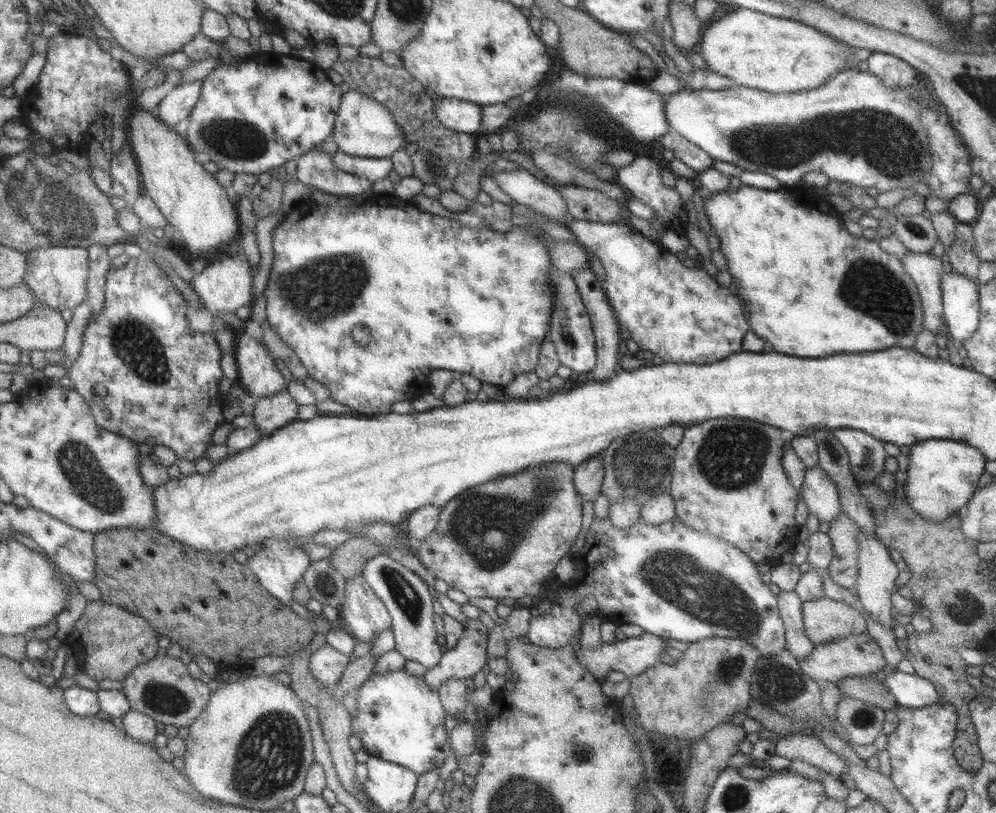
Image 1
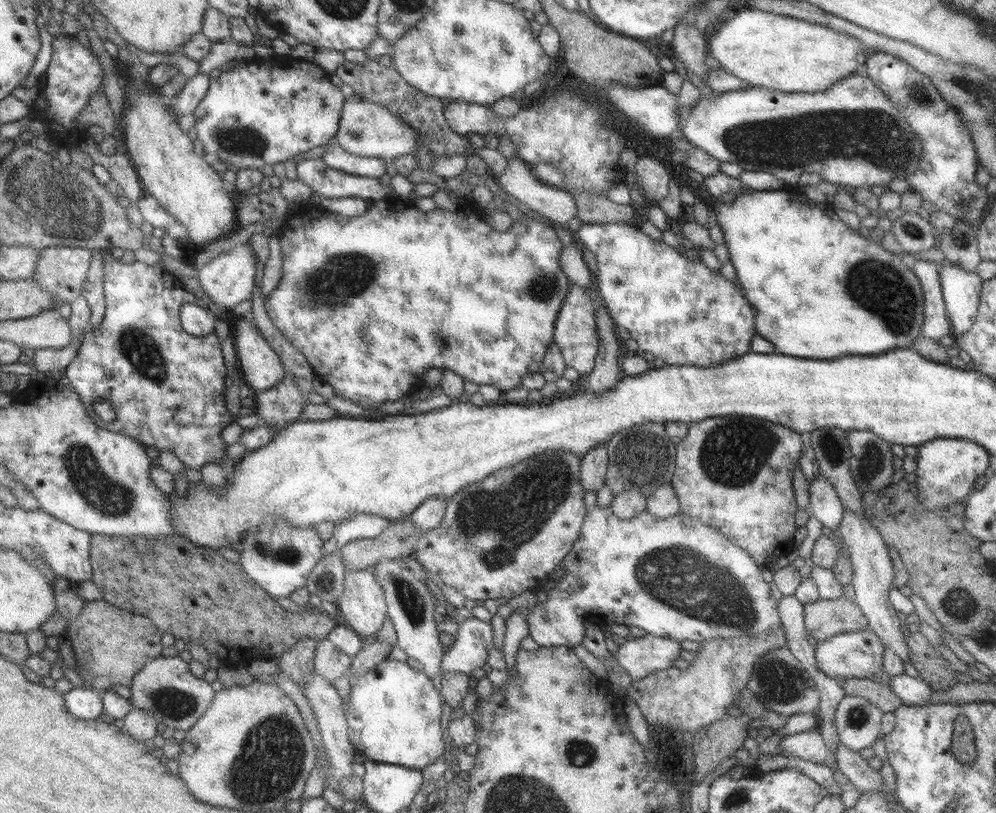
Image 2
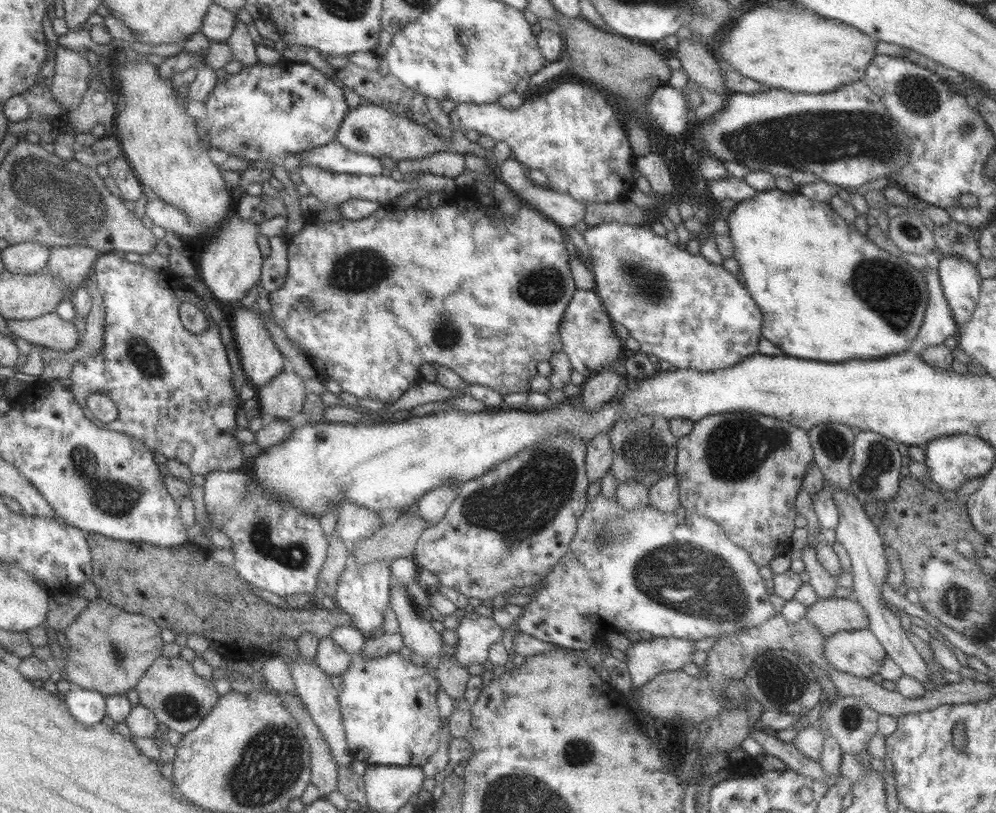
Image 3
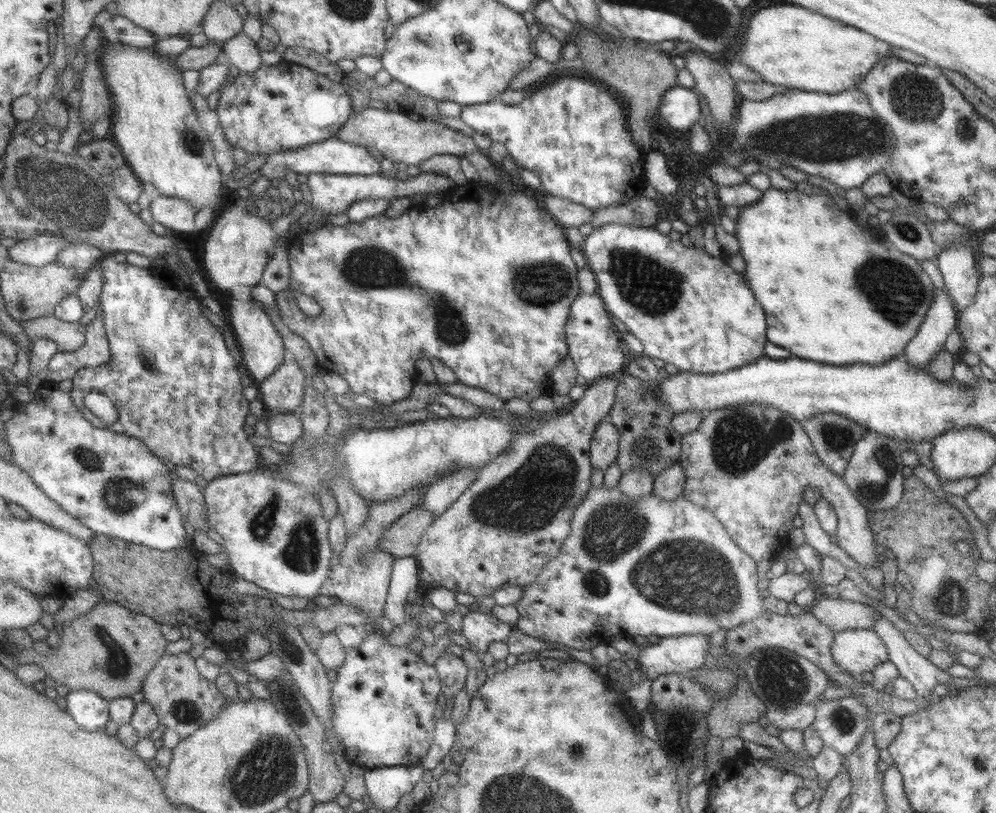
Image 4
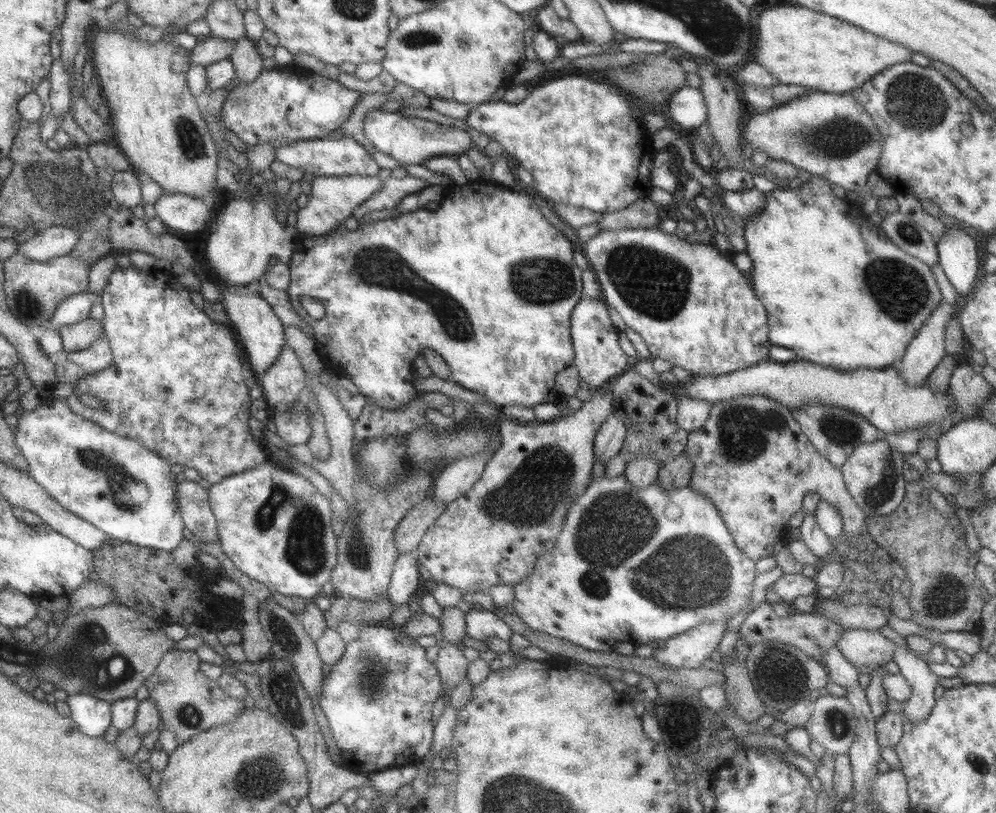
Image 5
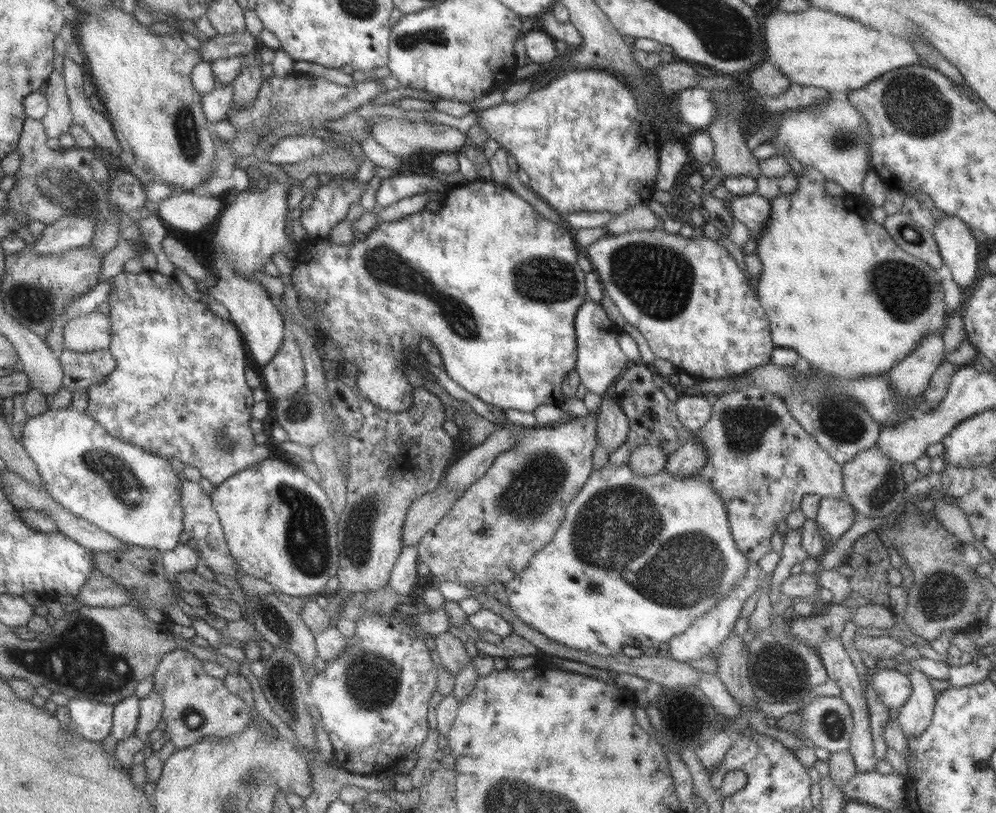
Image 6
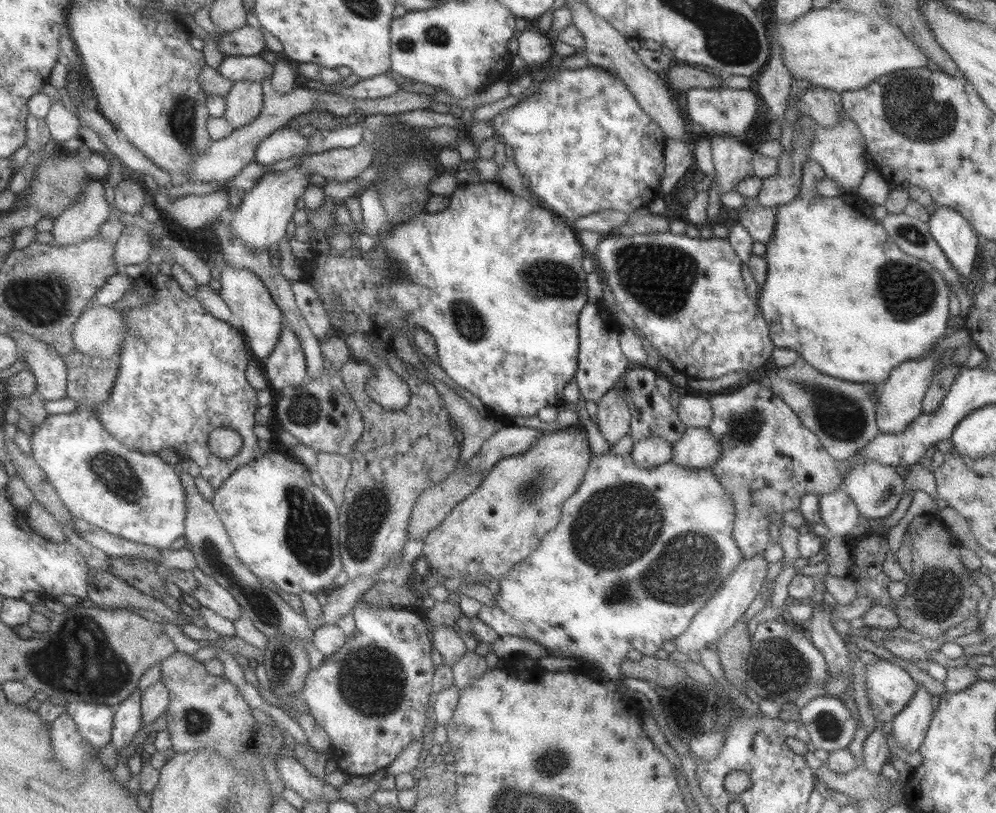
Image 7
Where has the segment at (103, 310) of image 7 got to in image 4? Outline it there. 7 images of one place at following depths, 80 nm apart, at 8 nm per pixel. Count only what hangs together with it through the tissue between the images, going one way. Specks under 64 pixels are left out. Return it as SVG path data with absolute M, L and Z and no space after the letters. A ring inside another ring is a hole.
M52 314L30 321L18 321L18 325L24 330L29 340L49 339L57 345L58 351L75 351L85 342L86 326L63 322Z

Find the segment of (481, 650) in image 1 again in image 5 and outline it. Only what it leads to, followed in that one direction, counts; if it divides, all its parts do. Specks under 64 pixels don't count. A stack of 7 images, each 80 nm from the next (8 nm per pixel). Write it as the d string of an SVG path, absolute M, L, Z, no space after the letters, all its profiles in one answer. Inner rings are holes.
M491 611L467 612L465 616L466 634L469 638L485 642L490 636L508 641L510 629Z

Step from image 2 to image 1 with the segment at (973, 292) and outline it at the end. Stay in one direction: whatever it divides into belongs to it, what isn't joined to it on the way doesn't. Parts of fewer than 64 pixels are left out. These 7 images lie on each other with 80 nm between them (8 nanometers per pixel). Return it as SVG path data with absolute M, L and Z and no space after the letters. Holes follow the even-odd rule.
M954 271L941 279L942 320L948 336L962 344L978 327L978 289L971 278Z

